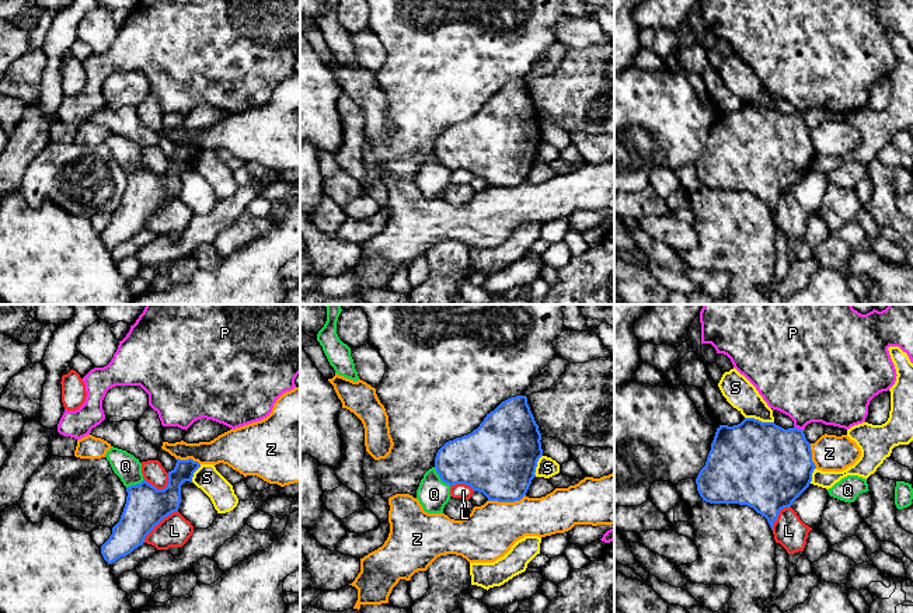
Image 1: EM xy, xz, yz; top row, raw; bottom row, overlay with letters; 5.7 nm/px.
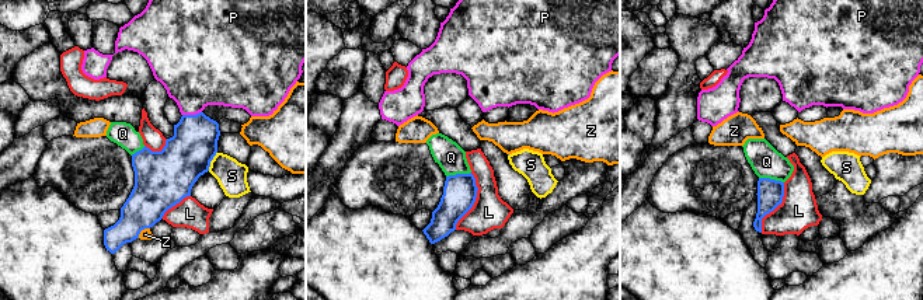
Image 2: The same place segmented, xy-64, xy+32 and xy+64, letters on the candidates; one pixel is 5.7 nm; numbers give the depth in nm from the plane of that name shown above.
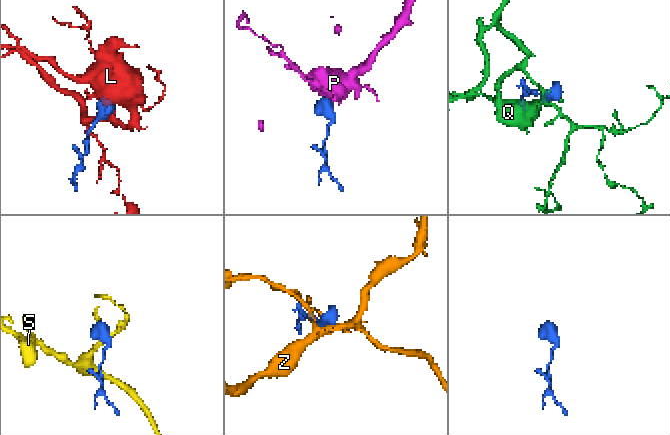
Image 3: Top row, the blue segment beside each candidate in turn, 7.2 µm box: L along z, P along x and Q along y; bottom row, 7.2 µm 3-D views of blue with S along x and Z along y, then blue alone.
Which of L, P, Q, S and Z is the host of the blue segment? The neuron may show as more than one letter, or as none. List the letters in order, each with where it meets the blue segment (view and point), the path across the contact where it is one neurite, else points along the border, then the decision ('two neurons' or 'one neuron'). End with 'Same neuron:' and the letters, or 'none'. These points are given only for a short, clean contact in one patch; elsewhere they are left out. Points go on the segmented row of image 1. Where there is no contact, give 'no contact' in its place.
L: xy (159, 522) | two neurons
P: yz (797, 428) | across yz (773, 465), (788, 449), (797, 428), (808, 386) | one neuron
Q: xz (441, 479) | two neurons
S: yz (758, 420) | two neurons
Z: xz (506, 501) | two neurons
Same neuron: P

